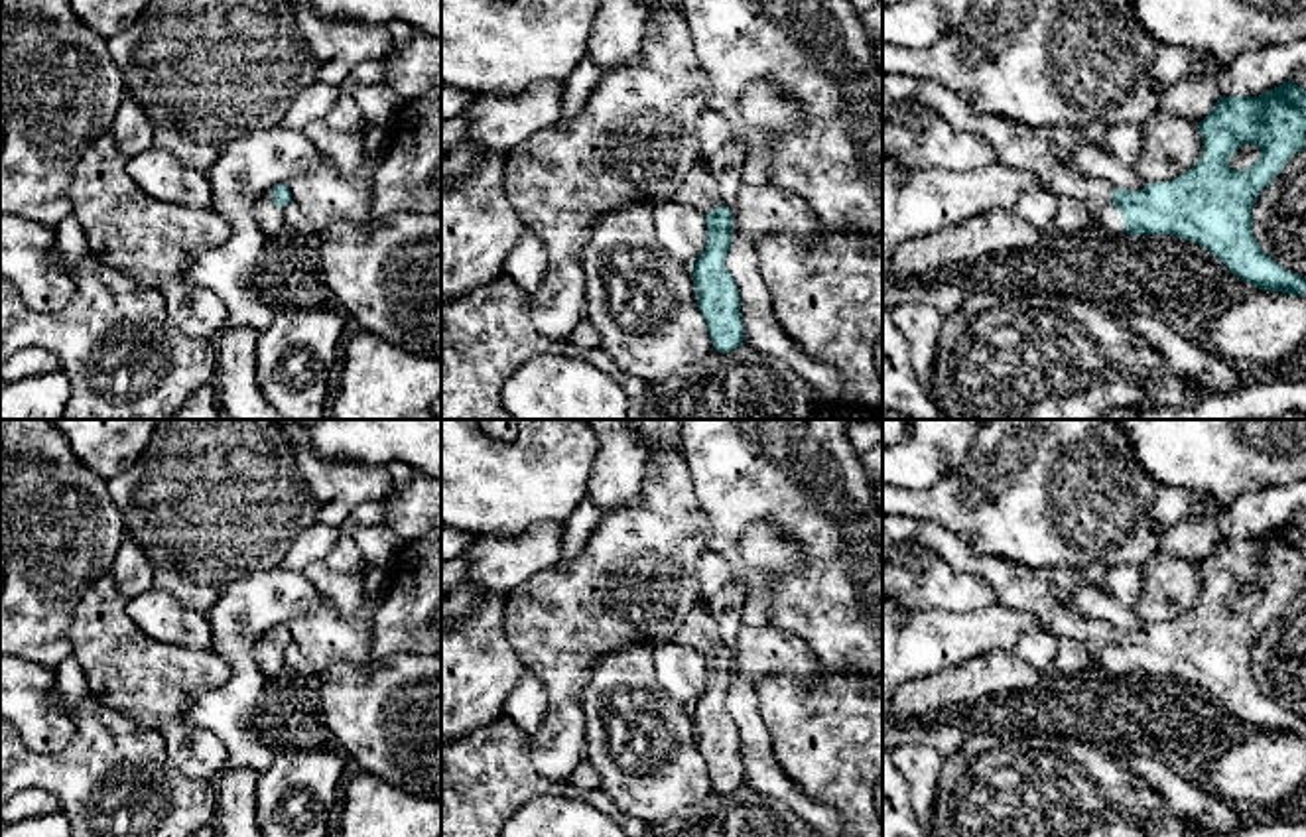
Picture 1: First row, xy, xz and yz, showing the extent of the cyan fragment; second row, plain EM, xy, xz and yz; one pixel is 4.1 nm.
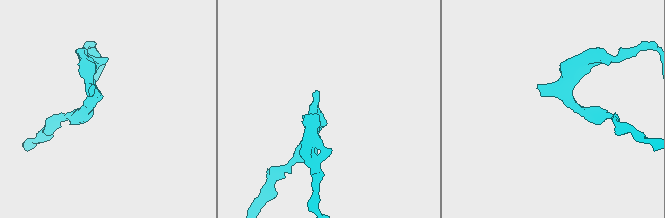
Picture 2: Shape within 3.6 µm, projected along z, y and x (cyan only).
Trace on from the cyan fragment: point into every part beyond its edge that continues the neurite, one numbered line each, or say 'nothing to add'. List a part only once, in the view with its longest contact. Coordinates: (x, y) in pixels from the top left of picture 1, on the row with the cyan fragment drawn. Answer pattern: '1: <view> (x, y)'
1: yz (1044, 152)

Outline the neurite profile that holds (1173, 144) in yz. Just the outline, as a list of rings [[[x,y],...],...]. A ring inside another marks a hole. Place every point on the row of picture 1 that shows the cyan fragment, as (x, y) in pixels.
[[[1158,108],[1143,124],[1143,154],[1135,173],[1144,183],[1172,181],[1190,171],[1204,156],[1198,124]]]

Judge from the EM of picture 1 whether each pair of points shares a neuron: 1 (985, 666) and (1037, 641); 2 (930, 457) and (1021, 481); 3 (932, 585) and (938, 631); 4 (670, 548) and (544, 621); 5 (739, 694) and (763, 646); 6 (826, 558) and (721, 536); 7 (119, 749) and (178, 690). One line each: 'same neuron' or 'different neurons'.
1: different neurons
2: different neurons
3: different neurons
4: same neuron
5: different neurons
6: same neuron
7: different neurons

